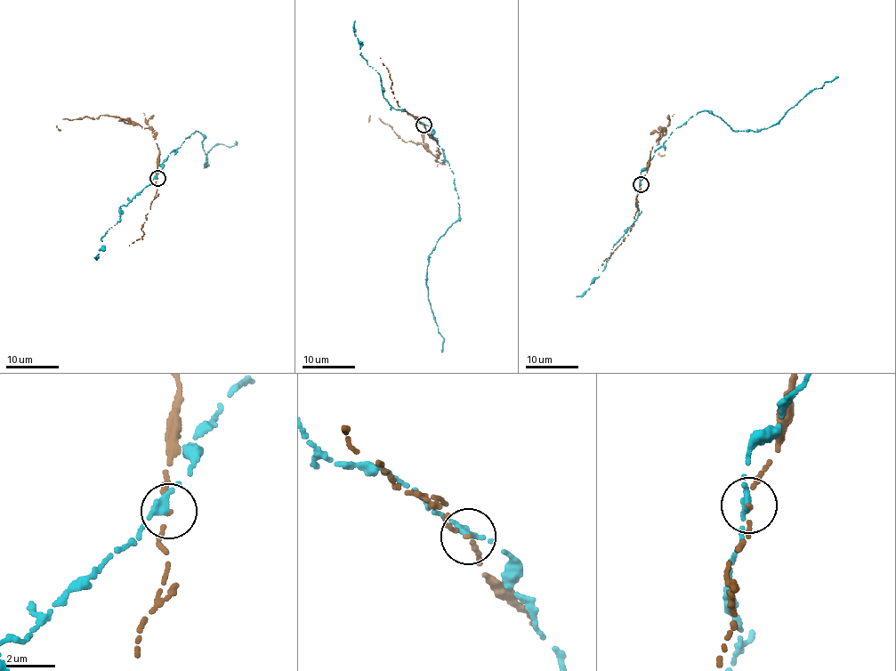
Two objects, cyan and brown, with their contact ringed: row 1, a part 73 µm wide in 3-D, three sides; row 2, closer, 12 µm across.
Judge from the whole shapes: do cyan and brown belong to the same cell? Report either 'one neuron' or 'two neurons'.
two neurons

